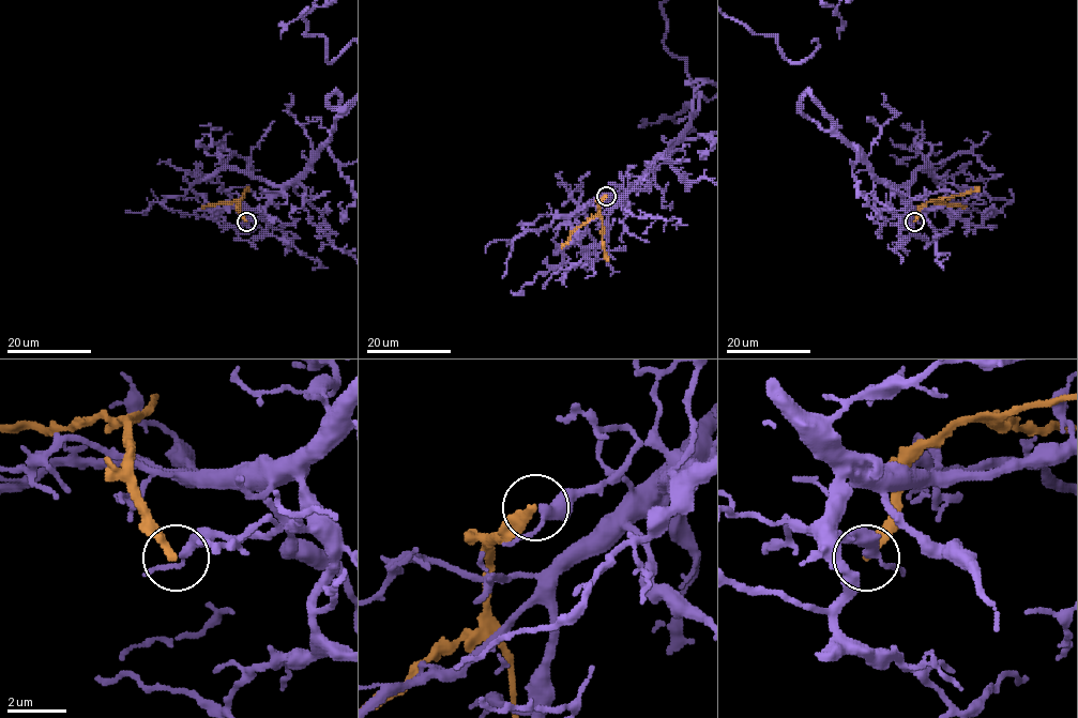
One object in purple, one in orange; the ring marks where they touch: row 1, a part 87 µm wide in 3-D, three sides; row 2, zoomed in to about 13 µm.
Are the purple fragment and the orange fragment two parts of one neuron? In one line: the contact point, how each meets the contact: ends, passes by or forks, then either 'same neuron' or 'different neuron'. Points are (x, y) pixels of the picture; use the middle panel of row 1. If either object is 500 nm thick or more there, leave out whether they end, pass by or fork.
at (606, 196); purple passes by; orange ends there; different neuron

